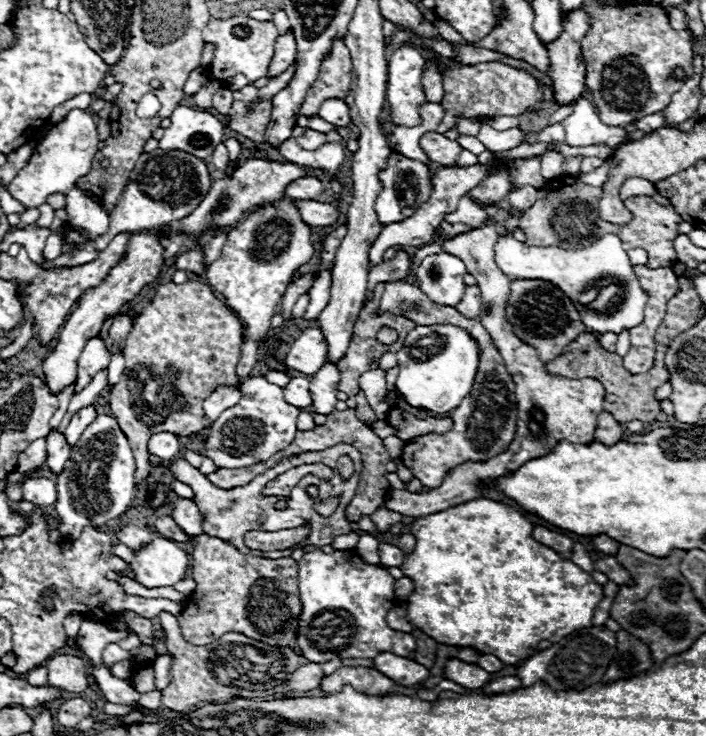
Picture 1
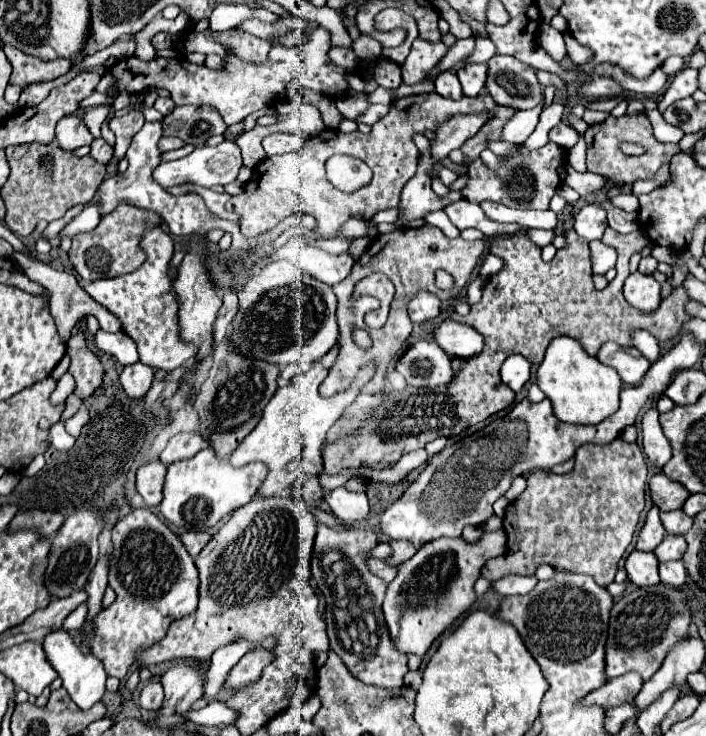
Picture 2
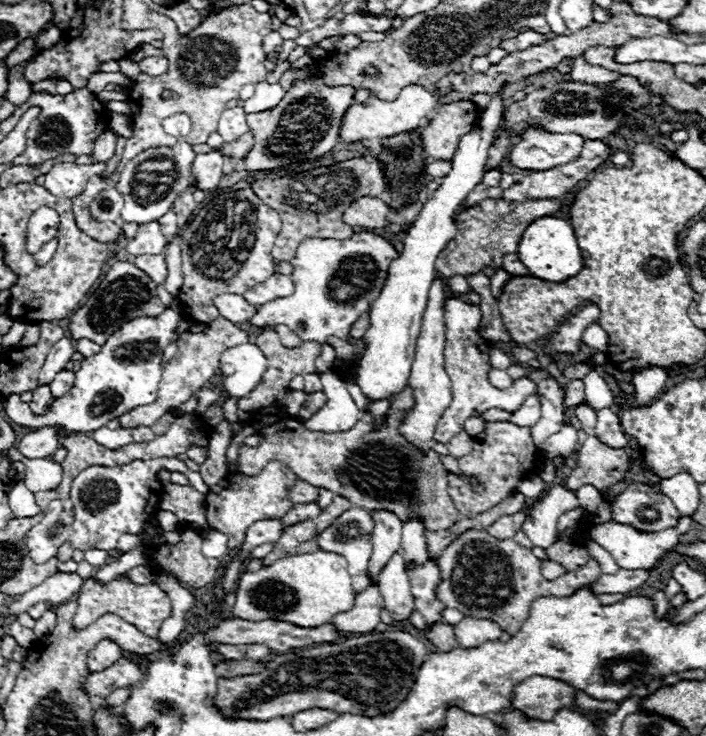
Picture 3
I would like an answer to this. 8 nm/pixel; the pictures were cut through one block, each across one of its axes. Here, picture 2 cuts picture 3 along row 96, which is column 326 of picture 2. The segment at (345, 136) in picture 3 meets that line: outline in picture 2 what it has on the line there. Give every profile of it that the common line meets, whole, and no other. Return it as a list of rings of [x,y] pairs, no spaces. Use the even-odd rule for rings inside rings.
[[[314,362],[308,372],[300,372],[296,378],[292,378],[290,384],[276,390],[276,394],[264,408],[262,420],[234,450],[234,454],[230,456],[230,462],[234,466],[244,466],[248,462],[264,462],[268,466],[268,476],[260,488],[262,496],[276,496],[288,490],[294,482],[294,474],[300,468],[300,464],[302,464],[302,474],[306,476],[320,474],[322,472],[320,448],[326,440],[328,430],[344,414],[346,406],[350,406],[356,400],[356,396],[360,394],[360,388],[374,376],[374,372],[376,372],[376,366],[372,362],[362,366],[348,390],[338,392],[330,398],[324,398],[320,396],[318,386],[328,376],[328,368],[324,368],[320,362]]]

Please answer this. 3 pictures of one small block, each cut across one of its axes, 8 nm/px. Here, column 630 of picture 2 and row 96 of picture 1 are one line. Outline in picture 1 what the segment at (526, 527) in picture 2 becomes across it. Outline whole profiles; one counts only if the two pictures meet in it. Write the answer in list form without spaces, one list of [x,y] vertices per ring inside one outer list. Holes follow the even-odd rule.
[[[448,62],[448,66],[442,72],[442,78],[444,78],[442,106],[446,108],[446,116],[436,128],[436,132],[440,134],[454,128],[456,114],[464,114],[464,118],[476,118],[486,114],[518,116],[542,108],[542,90],[538,80],[534,80],[522,70],[504,66],[500,62],[482,62],[476,66],[462,66],[458,62]]]

